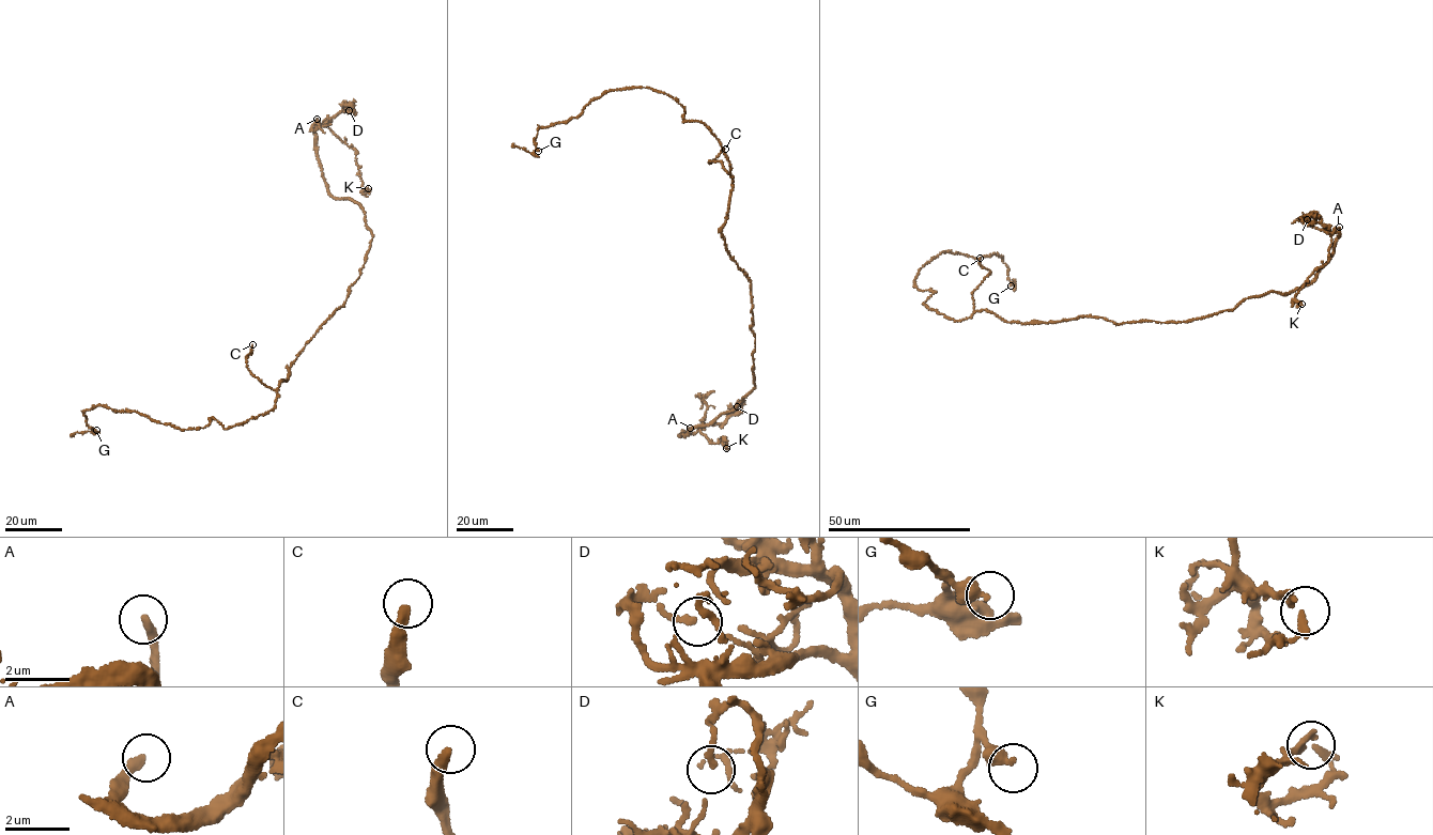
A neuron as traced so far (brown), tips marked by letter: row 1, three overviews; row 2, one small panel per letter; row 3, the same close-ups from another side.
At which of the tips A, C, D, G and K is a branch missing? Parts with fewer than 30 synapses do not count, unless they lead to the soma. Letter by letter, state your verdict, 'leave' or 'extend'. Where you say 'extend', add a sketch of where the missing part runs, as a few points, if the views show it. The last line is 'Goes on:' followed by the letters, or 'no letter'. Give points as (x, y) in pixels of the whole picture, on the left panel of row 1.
A: extend; missing branch runs (317, 119), (320, 110), (318, 104), (288, 83), (287, 65), (280, 60)
C: extend; missing branch runs (252, 344), (228, 307), (227, 294), (253, 249), (247, 215), (234, 195), (247, 163), (237, 128), (246, 128)
D: leave
G: leave
K: leave
Goes on: A, C

